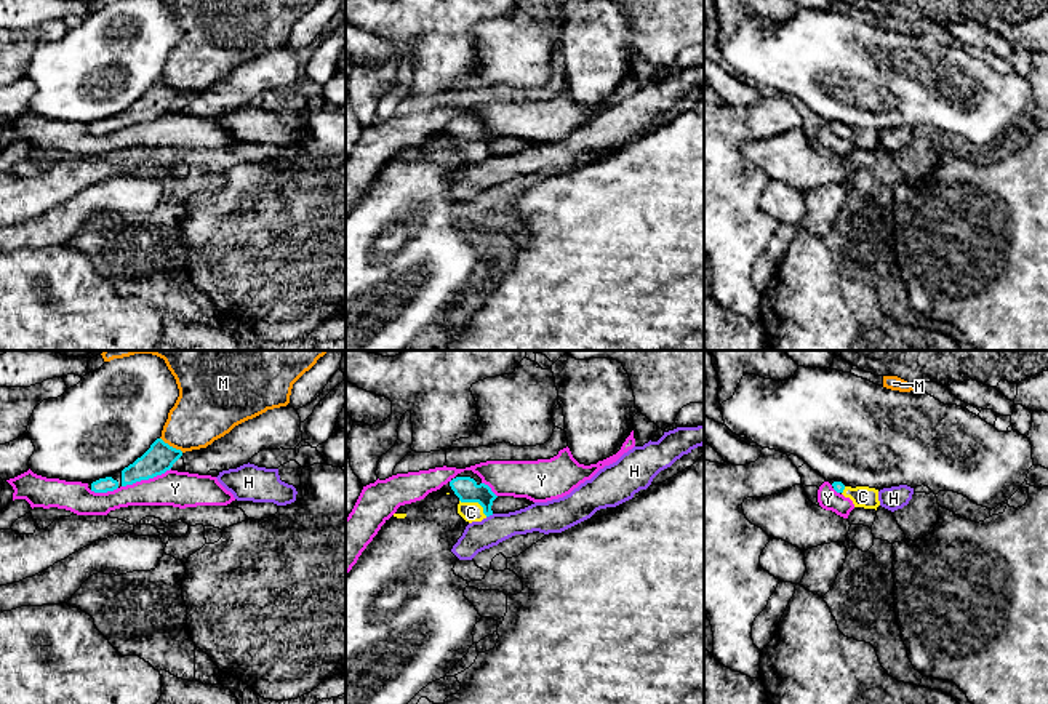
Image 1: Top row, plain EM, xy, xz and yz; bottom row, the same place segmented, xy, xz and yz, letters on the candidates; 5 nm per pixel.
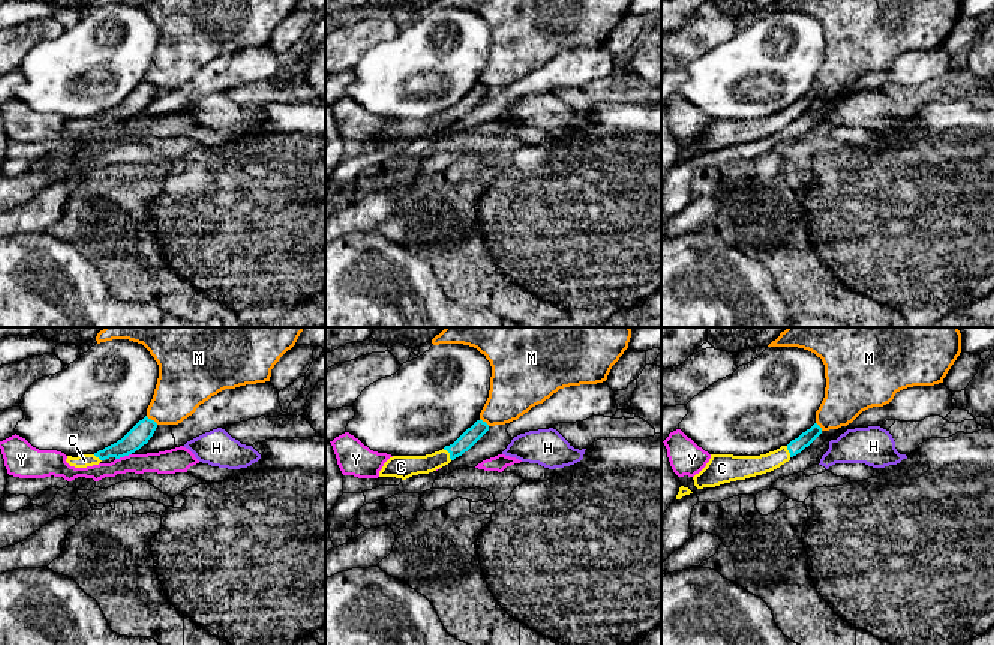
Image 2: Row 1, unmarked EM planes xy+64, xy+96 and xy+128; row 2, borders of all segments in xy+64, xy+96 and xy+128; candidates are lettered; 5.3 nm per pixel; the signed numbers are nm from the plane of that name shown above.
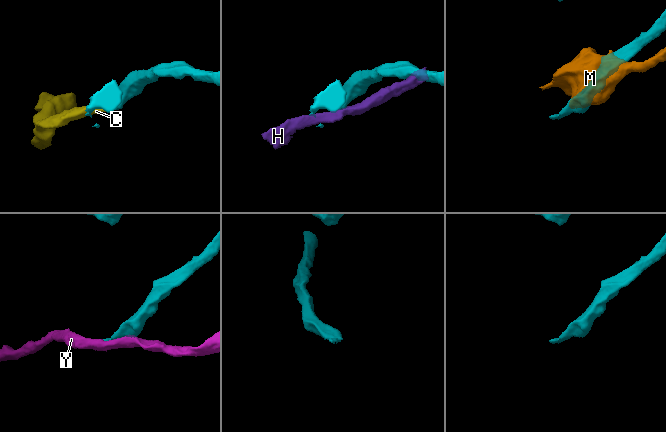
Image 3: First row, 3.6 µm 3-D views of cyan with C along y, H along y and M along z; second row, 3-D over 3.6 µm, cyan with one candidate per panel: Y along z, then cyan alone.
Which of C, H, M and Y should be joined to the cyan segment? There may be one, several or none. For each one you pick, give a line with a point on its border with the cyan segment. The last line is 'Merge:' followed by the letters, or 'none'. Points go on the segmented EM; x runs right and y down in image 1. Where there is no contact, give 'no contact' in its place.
C: meets cyan in xz at (476, 501)
Merge: C

